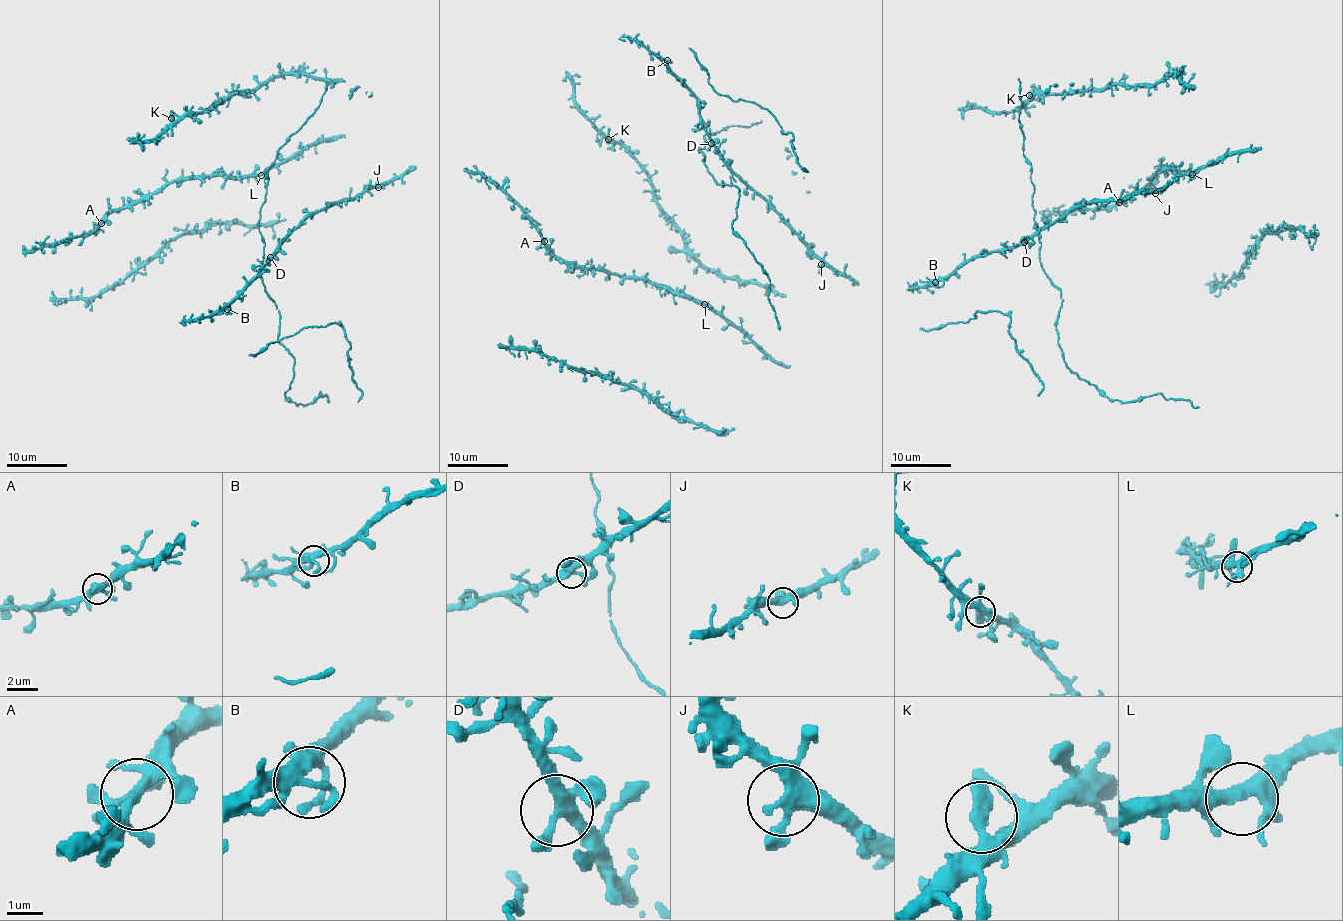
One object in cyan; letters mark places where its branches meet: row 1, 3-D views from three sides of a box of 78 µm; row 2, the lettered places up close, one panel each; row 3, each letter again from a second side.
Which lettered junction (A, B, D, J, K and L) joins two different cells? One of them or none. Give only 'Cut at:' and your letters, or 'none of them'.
Cut at: none of them

